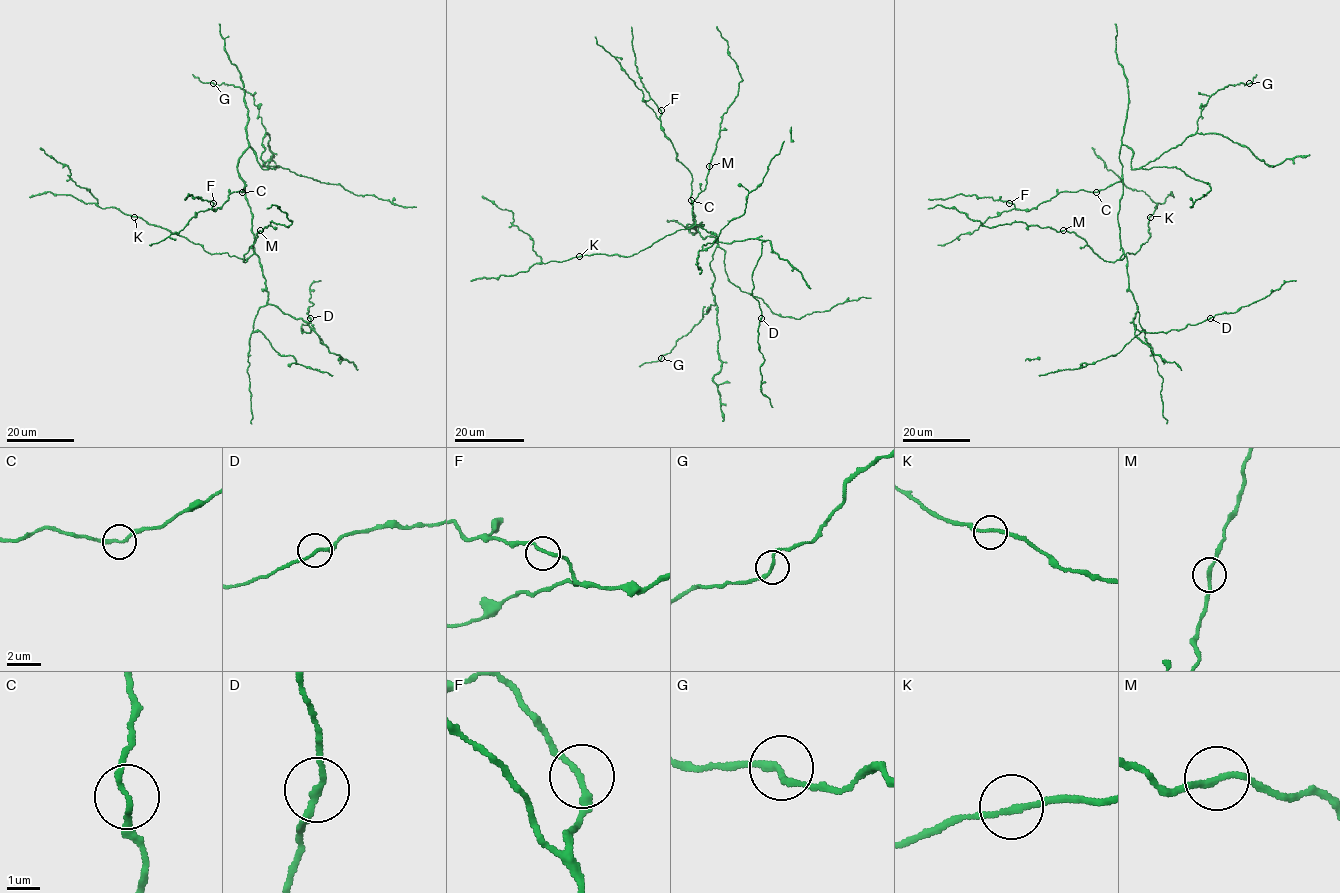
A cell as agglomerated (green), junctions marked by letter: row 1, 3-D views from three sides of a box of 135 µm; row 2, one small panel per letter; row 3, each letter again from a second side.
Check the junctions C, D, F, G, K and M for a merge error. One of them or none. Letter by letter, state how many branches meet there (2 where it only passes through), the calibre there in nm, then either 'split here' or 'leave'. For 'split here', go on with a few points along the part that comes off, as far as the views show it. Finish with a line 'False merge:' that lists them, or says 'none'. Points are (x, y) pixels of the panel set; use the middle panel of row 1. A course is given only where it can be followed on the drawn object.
C: branches 2; calibre 180 nm; leave
D: branches 2; calibre 190 nm; leave
F: branches 2; calibre 180 nm; leave
G: branches 2; calibre 190 nm; leave
K: branches 2; calibre 180 nm; leave
M: branches 2; calibre 200 nm; leave
False merge: none

